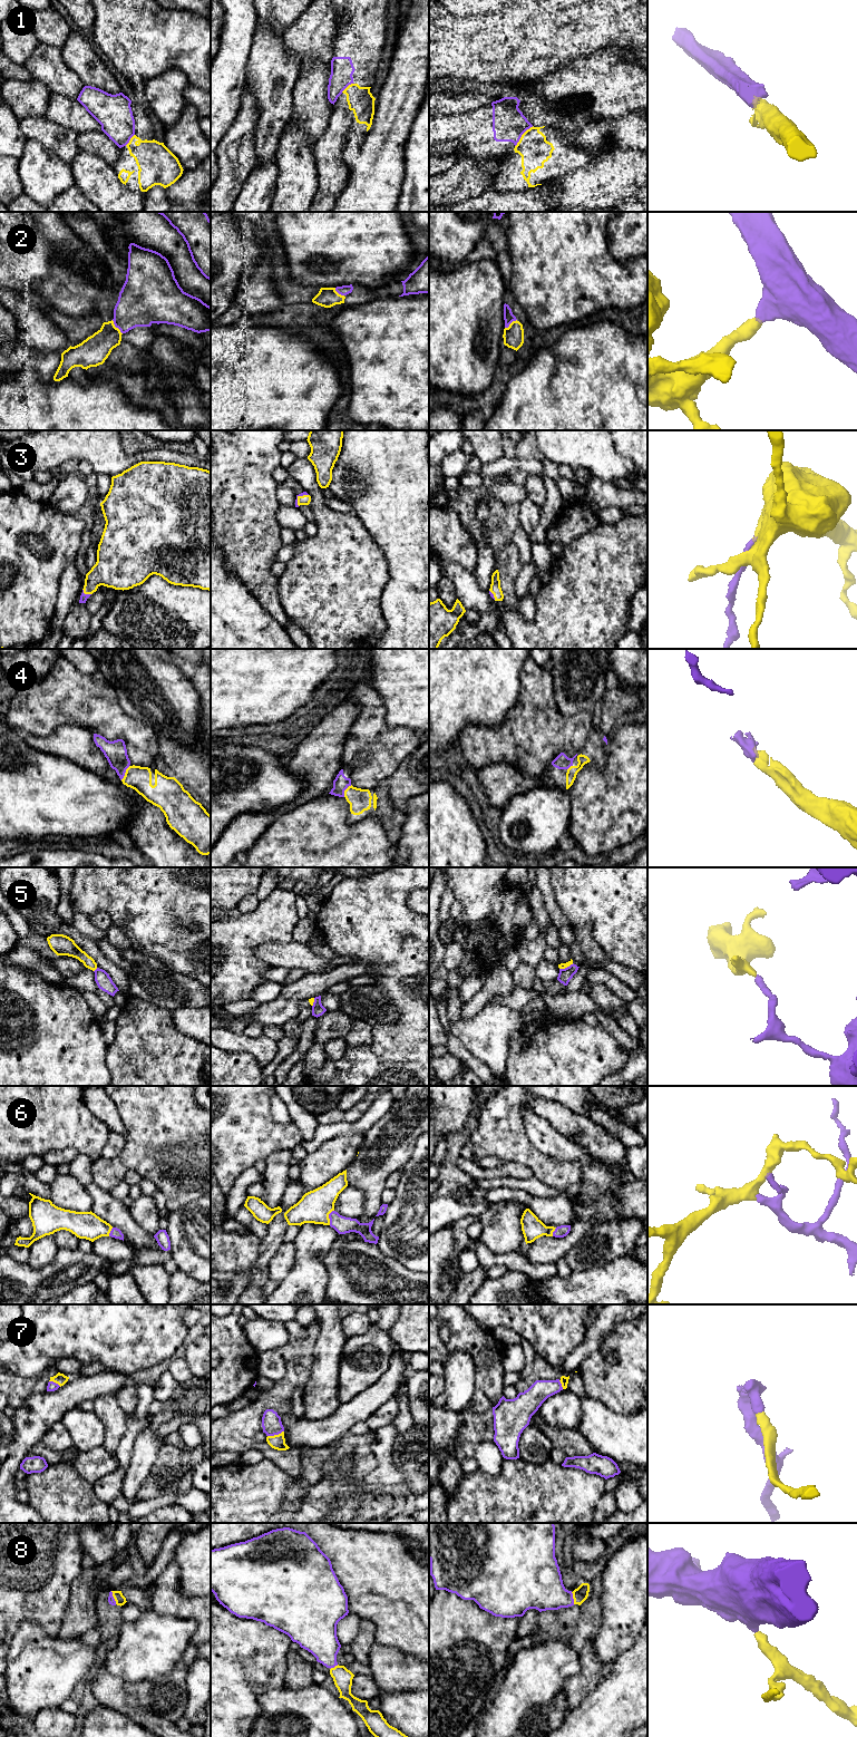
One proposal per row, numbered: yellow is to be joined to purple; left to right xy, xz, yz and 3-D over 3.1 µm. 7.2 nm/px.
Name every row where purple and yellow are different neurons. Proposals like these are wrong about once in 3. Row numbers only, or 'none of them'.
1, 5

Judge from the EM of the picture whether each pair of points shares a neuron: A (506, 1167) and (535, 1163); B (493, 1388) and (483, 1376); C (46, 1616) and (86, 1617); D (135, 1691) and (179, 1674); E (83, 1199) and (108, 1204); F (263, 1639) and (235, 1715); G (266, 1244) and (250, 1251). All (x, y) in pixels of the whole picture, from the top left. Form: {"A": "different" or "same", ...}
{"A": "different", "B": "same", "C": "different", "D": "same", "E": "different", "F": "same", "G": "different"}

